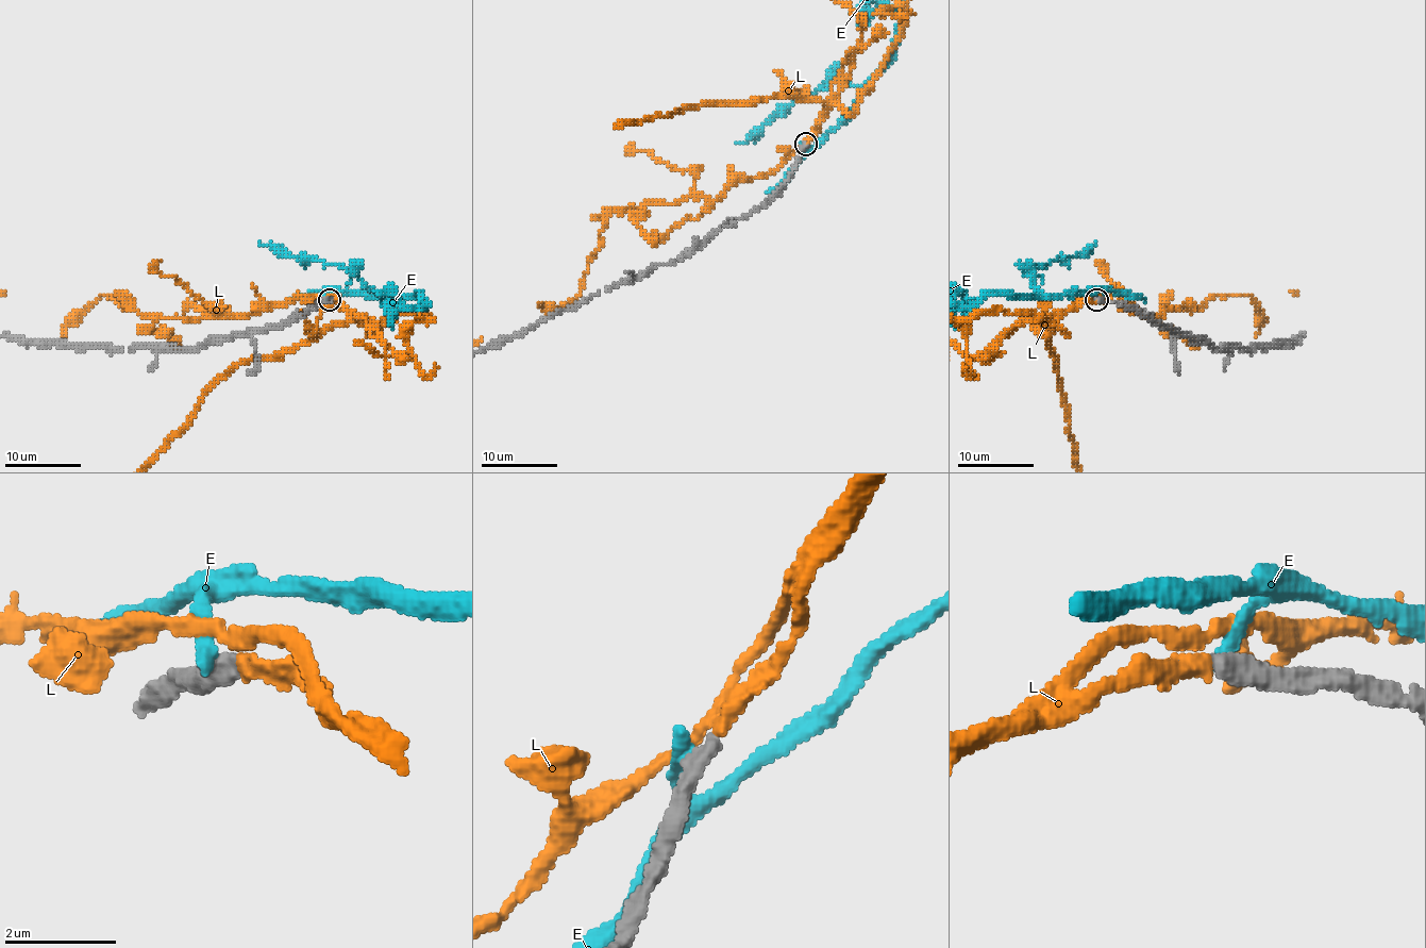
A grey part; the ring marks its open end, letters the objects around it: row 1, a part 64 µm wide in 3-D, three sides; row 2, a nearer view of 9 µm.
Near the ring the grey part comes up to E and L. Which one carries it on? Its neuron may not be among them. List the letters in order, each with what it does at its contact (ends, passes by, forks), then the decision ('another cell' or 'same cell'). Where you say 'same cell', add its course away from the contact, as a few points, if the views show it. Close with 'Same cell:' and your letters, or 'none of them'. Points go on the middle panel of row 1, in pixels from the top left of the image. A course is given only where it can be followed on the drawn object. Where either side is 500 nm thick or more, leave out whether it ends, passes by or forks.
E: it ends | another cell
L: it forks | same cell
Same cell: L

